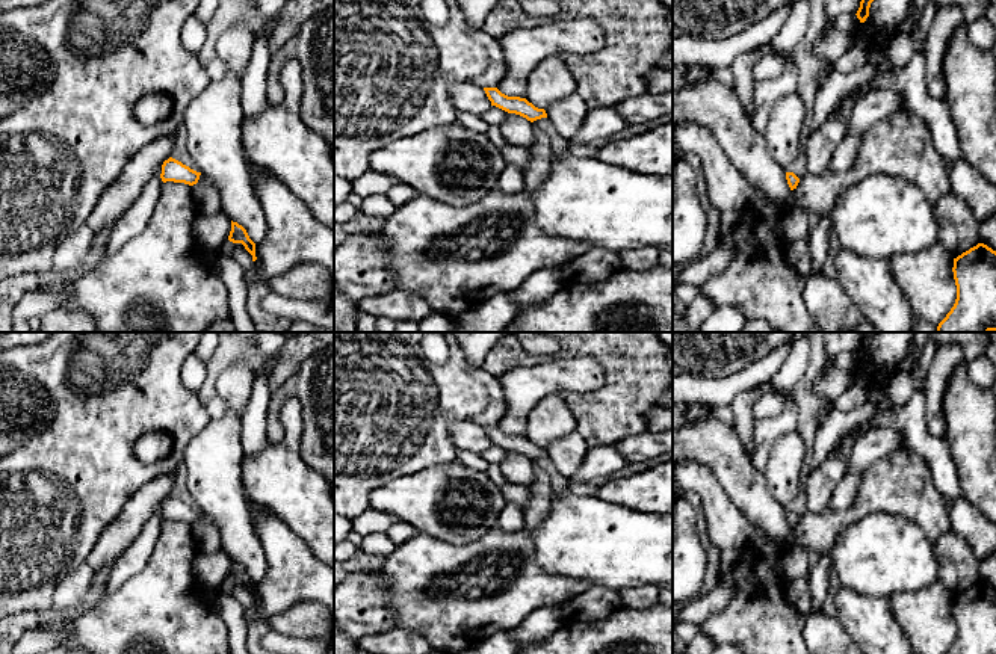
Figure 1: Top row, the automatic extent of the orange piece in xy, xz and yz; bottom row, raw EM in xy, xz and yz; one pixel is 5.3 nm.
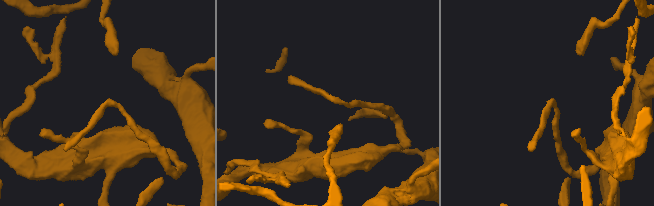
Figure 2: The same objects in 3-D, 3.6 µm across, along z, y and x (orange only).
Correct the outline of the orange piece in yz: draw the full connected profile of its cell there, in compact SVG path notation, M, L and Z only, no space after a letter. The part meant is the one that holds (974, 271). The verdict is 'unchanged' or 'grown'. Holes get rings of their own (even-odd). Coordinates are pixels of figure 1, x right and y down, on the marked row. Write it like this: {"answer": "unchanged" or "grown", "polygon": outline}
{"answer": "unchanged", "polygon": "M978 243L954 258L957 299L937 332L996 331L996 251Z"}

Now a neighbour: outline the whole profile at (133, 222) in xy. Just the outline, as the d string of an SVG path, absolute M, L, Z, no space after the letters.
M162 166L154 171L142 189L139 198L113 227L113 231L104 249L104 258L119 251L125 242L145 230L160 195L163 183L160 174Z

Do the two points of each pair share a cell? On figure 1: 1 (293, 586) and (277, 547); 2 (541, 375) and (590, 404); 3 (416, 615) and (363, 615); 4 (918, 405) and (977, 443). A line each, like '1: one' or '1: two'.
1: one
2: two
3: two
4: two

